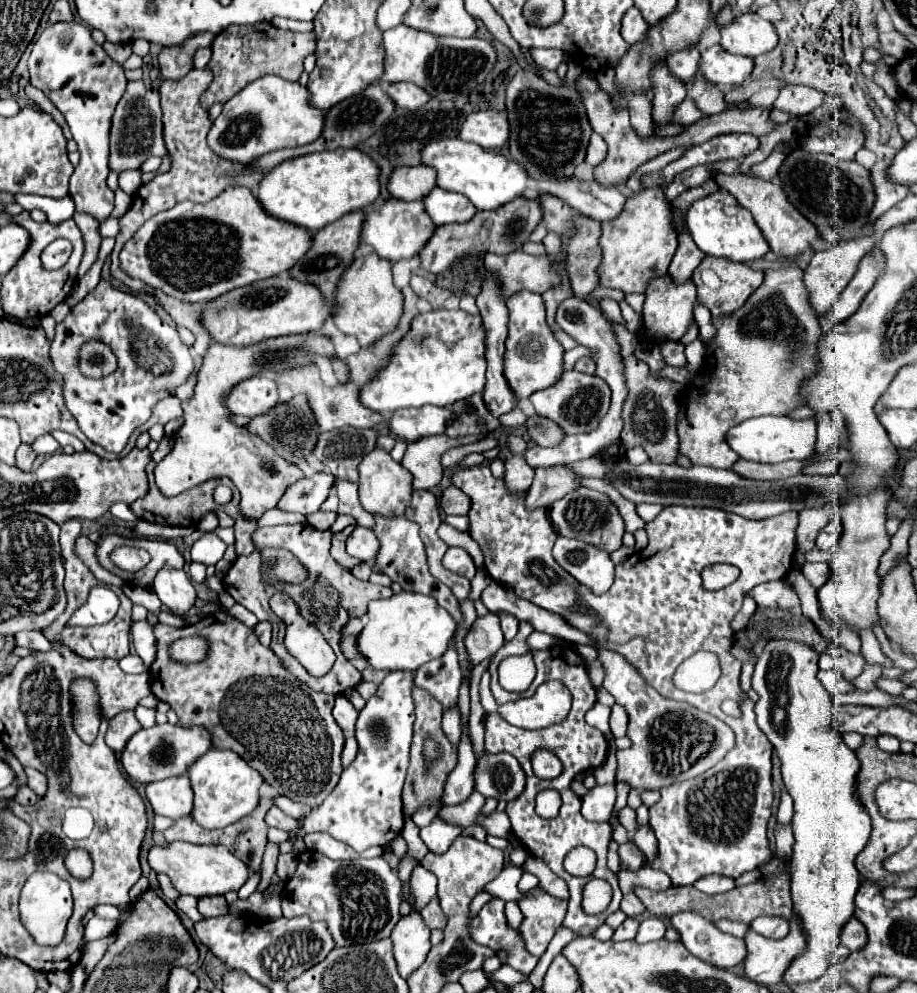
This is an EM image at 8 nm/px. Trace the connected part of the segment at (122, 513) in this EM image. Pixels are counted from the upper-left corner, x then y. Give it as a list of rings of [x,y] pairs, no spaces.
[[[116,503],[116,505],[112,505],[112,507],[110,507],[110,513],[112,513],[116,519],[128,521],[128,523],[134,523],[134,521],[136,521],[134,513],[132,513],[132,511],[130,511],[130,507],[128,507],[128,505],[124,505],[124,503]]]

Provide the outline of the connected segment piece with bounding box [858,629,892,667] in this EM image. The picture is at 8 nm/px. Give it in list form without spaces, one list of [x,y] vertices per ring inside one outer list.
[[[862,629],[862,631],[858,631],[858,637],[860,637],[860,641],[862,641],[862,657],[870,663],[870,665],[874,665],[874,663],[880,663],[880,665],[884,665],[884,667],[890,667],[892,663],[890,663],[890,659],[888,657],[884,657],[884,653],[882,653],[882,649],[880,649],[880,643],[878,643],[878,639],[874,637],[874,633],[870,631],[870,629]]]

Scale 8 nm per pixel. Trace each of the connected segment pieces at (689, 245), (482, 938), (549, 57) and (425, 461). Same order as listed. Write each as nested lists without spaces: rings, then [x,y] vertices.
[[[684,227],[682,235],[678,237],[678,249],[676,249],[676,255],[668,267],[668,273],[674,275],[674,279],[678,279],[678,281],[688,281],[692,277],[692,271],[700,265],[700,261],[704,257],[706,255],[702,255],[702,251],[692,241],[688,229]]]
[[[492,899],[470,923],[470,935],[476,943],[490,947],[494,953],[506,953],[506,965],[530,975],[538,965],[538,957],[530,955],[524,947],[522,935],[508,927],[504,917],[504,901]]]
[[[532,49],[534,51],[534,59],[538,59],[538,63],[542,63],[542,67],[556,71],[556,67],[562,63],[564,53],[560,49]]]
[[[436,435],[436,437],[424,437],[424,439],[410,443],[406,449],[406,455],[402,459],[402,465],[412,473],[413,489],[431,490],[440,483],[440,479],[442,479],[440,457],[444,451],[448,451],[456,445],[474,443],[484,437],[486,435],[470,435],[470,437],[450,439],[446,435]]]

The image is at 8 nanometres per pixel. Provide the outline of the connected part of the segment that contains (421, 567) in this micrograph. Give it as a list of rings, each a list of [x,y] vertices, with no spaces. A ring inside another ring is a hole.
[[[374,515],[374,533],[380,539],[380,551],[376,555],[376,563],[382,573],[386,573],[392,581],[400,583],[404,591],[418,591],[424,595],[434,595],[440,607],[446,607],[454,615],[454,619],[460,623],[462,613],[460,613],[460,601],[452,595],[452,591],[434,579],[426,567],[426,551],[422,547],[422,539],[418,535],[418,525],[414,521],[408,521],[406,517],[384,517],[384,515]]]

